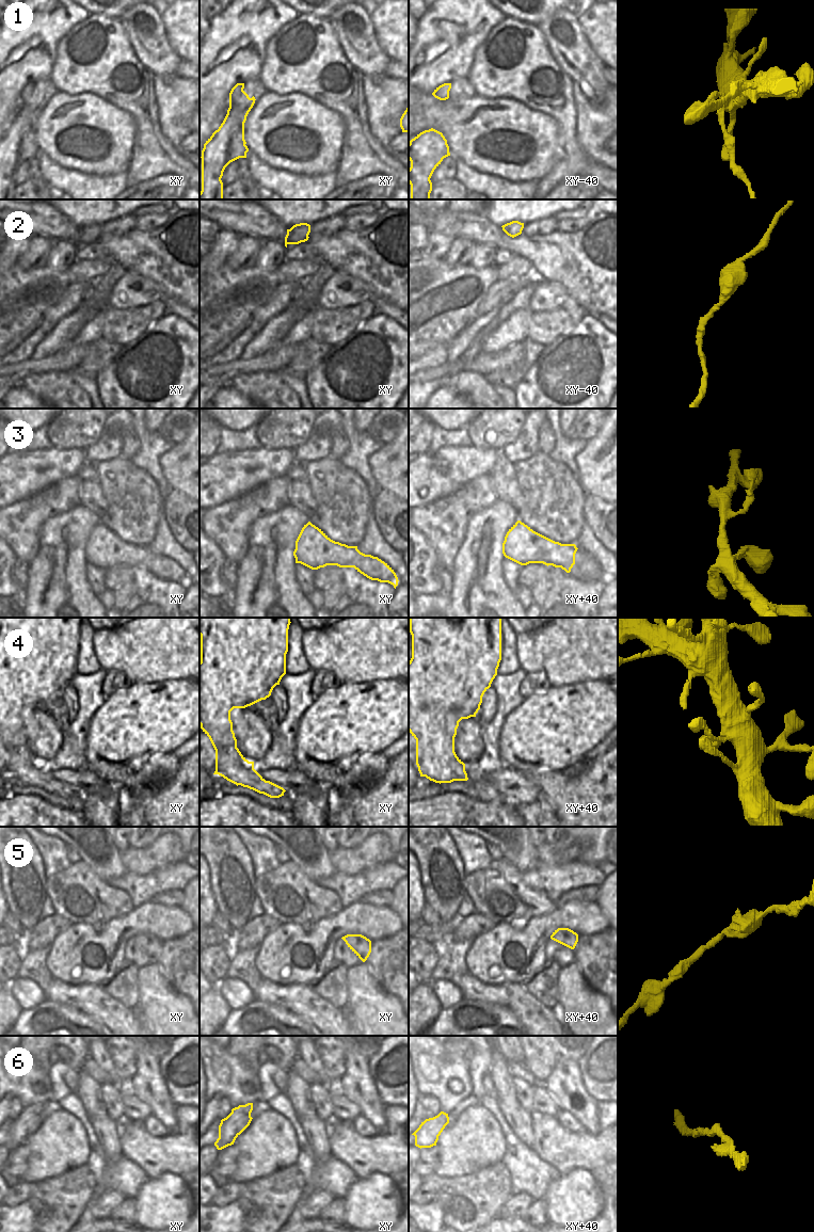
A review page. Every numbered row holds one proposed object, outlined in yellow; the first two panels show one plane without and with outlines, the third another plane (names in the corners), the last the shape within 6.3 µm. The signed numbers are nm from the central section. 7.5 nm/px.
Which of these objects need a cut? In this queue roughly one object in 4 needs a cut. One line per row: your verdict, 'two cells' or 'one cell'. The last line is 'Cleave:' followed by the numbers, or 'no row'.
1: two cells
2: one cell
3: one cell
4: one cell
5: one cell
6: one cell
Cleave: 1

